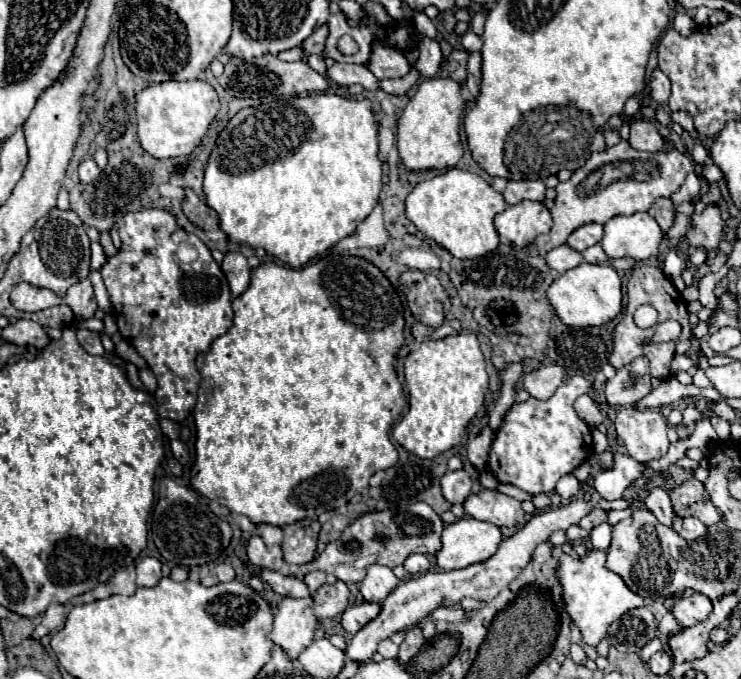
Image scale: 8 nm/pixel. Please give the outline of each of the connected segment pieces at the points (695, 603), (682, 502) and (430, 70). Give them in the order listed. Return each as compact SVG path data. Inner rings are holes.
M694 593L690 597L678 599L672 613L682 623L682 627L692 627L712 613L712 601L702 593Z
M688 479L680 483L670 497L676 515L698 517L706 527L716 525L722 519L722 513L712 505L712 501L708 499L708 491L698 479Z
M424 37L424 41L420 43L420 57L416 61L416 67L420 71L420 75L424 77L434 77L438 75L440 71L440 65L442 65L442 51L440 51L440 45L430 39L430 37Z

